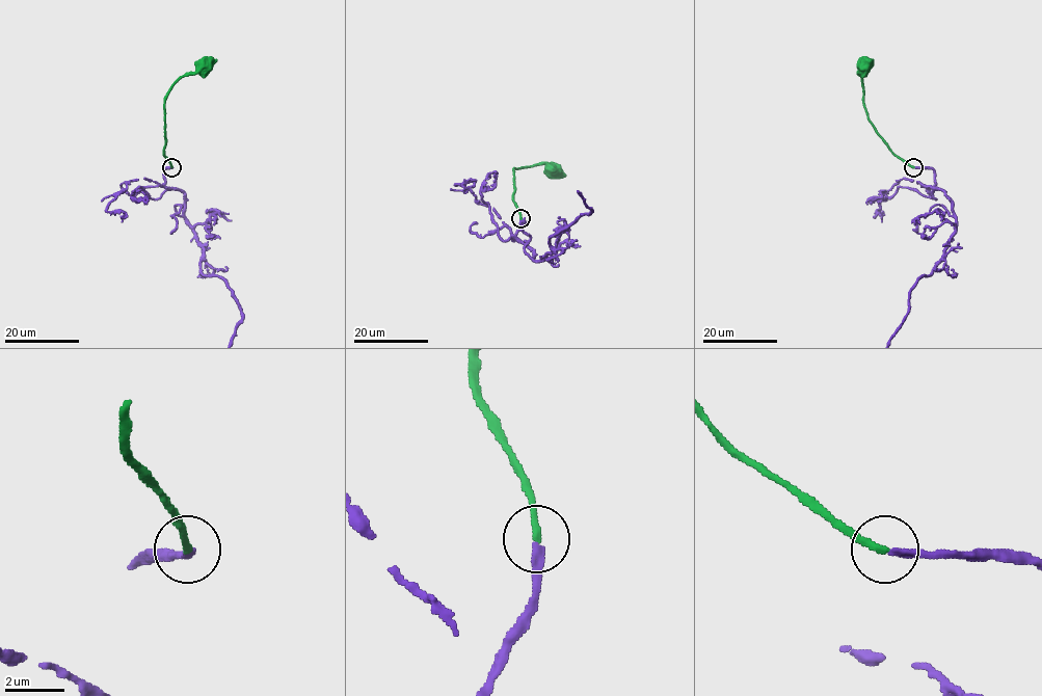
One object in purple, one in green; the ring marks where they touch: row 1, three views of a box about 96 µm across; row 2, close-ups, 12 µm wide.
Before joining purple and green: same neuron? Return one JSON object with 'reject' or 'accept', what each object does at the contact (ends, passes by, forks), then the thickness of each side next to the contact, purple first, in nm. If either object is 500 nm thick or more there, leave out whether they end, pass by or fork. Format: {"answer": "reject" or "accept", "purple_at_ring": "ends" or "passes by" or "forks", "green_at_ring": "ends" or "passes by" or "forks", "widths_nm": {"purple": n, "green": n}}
{"answer": "accept", "purple_at_ring": "ends", "green_at_ring": "ends", "widths_nm": {"purple": 200, "green": 240}}

